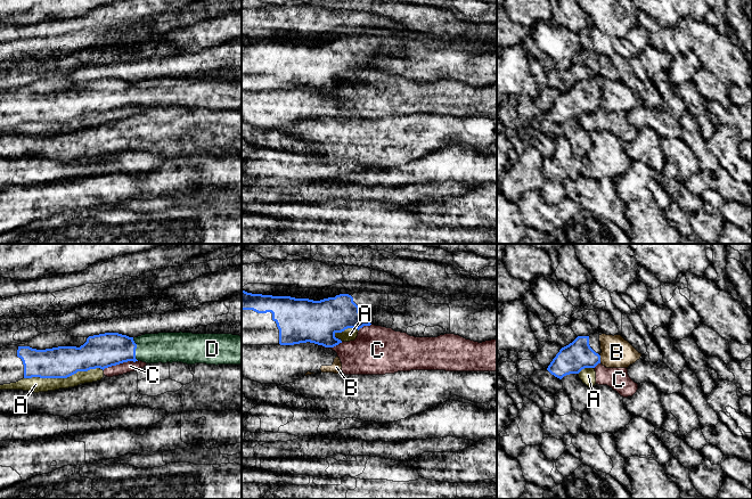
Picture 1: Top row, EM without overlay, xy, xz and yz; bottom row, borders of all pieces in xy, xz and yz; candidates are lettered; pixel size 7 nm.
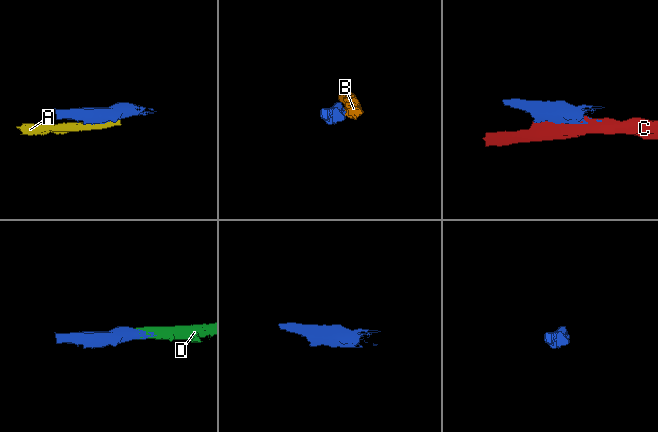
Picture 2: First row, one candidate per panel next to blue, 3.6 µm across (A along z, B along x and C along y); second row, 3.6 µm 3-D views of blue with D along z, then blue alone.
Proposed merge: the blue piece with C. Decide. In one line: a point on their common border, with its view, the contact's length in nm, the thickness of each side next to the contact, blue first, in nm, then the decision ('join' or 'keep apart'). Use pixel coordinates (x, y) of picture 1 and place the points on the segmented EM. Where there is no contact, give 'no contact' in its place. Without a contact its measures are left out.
contact xy (120, 362); length 260 nm; calibres 240 and 80 nm; keep apart

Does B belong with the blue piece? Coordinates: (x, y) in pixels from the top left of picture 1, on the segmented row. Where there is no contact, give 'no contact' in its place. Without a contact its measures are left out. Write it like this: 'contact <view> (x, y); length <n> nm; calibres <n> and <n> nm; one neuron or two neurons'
contact yz (599, 359); length 60 nm; calibres 200 and 220 nm; two neurons

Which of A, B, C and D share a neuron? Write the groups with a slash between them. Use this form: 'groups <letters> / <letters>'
groups A C / B / D

